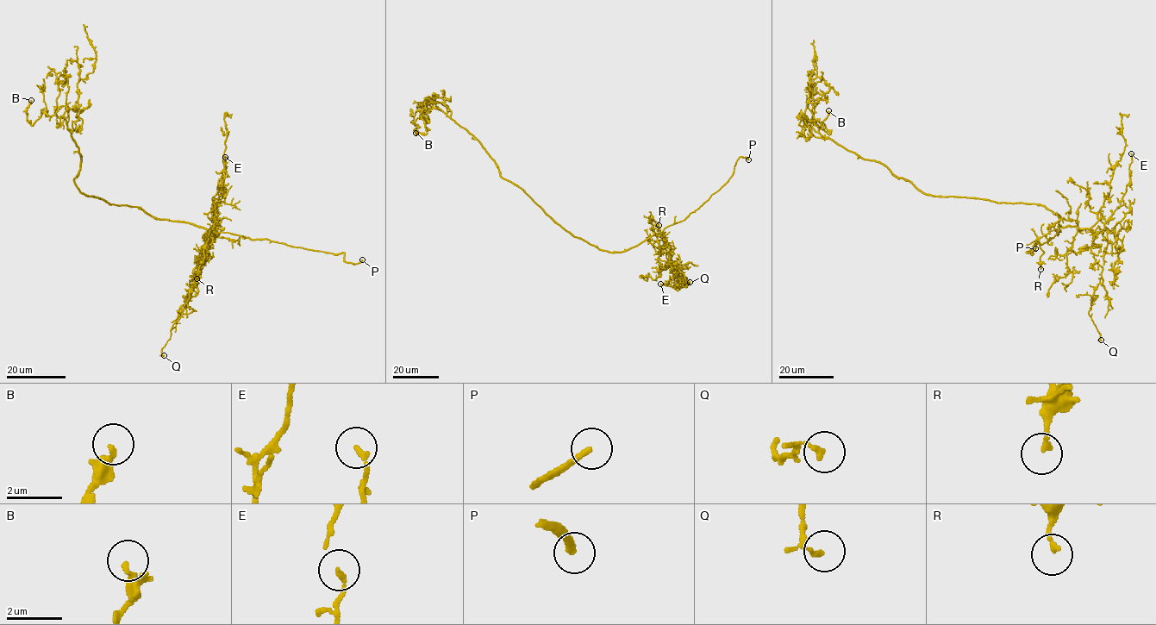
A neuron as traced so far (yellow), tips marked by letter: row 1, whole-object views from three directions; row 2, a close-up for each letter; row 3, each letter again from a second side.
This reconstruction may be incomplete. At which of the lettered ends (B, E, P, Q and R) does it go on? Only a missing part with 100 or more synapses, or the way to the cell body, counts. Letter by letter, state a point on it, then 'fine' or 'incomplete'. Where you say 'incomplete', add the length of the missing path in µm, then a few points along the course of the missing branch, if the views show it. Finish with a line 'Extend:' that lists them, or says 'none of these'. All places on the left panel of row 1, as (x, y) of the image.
B: place (31, 100); fine
E: place (225, 157); fine
P: place (362, 259); incomplete; missing 20 µm; course (362, 259), (365, 254), (369, 253), (370, 262), (379, 267)
Q: place (164, 355); fine
R: place (196, 278); fine
Extend: P

